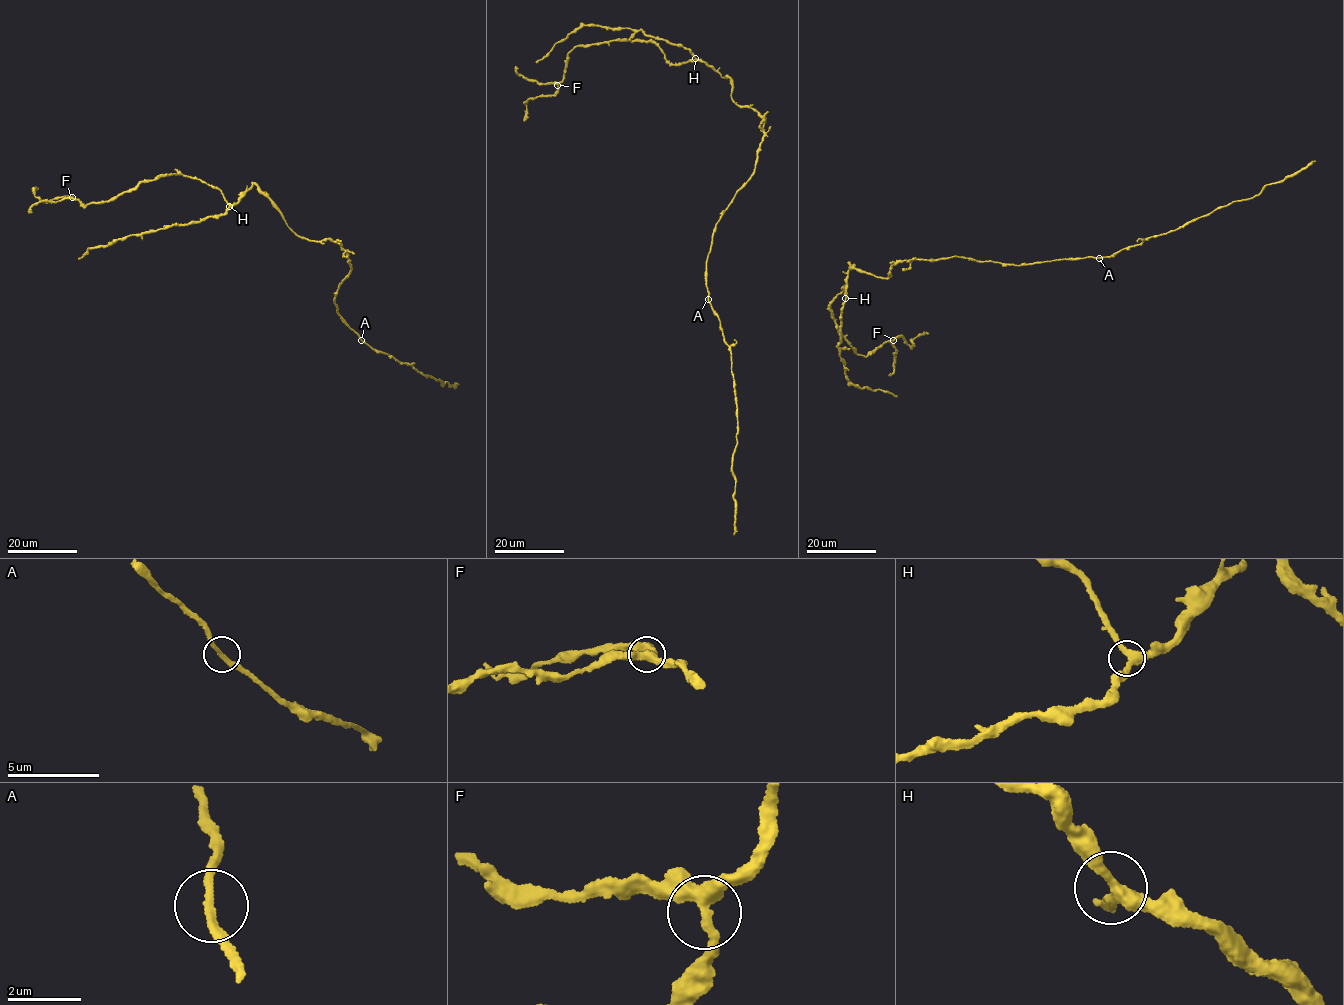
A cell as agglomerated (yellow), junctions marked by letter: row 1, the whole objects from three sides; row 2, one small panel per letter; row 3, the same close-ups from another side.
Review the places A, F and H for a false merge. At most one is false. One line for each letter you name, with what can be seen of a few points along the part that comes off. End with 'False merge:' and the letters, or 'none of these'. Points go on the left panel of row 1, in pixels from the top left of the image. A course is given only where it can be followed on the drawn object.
False merge: none of these

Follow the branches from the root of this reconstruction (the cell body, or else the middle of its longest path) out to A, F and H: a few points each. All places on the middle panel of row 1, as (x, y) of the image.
A: (763, 135), (754, 173), (716, 226), (706, 262), (708, 299)
F: (763, 135), (763, 117), (733, 100), (730, 78), (695, 59), (672, 64), (649, 41), (574, 46), (557, 85)
H: (763, 135), (763, 117), (733, 100), (732, 81), (695, 58)

